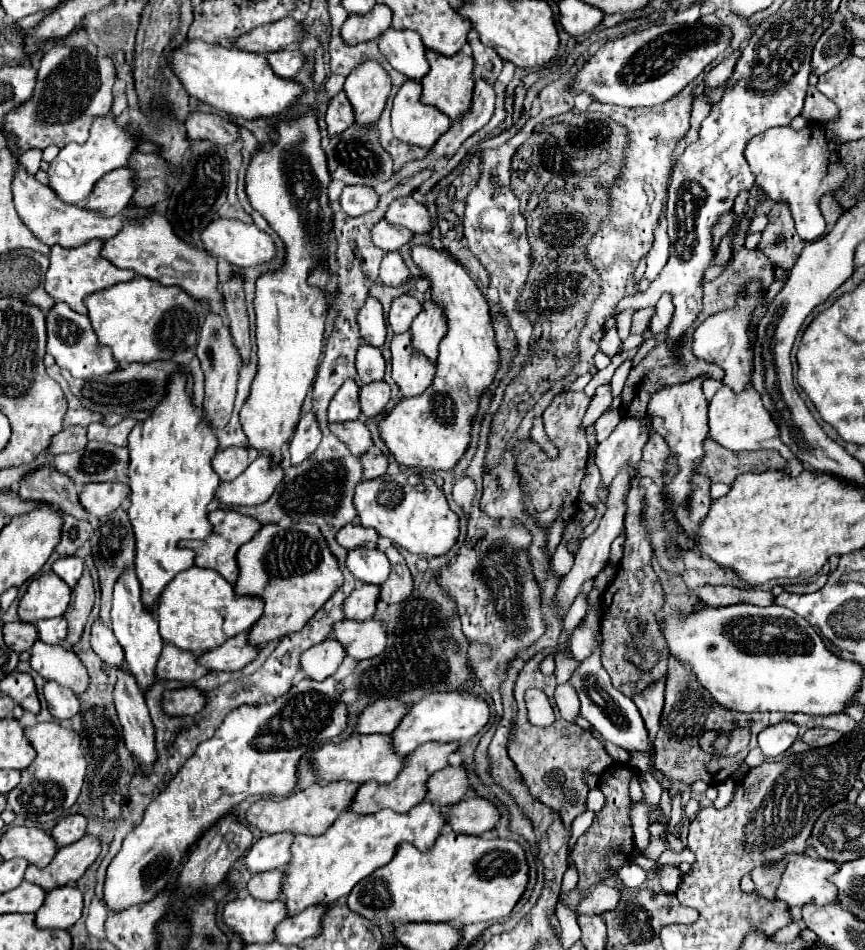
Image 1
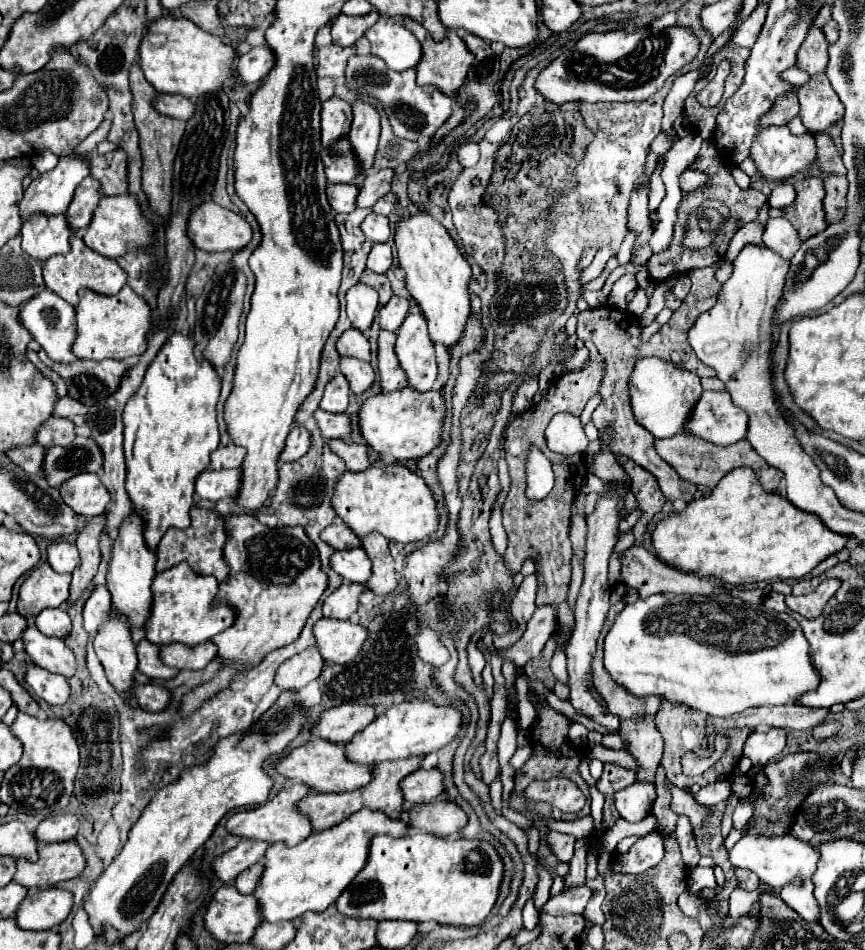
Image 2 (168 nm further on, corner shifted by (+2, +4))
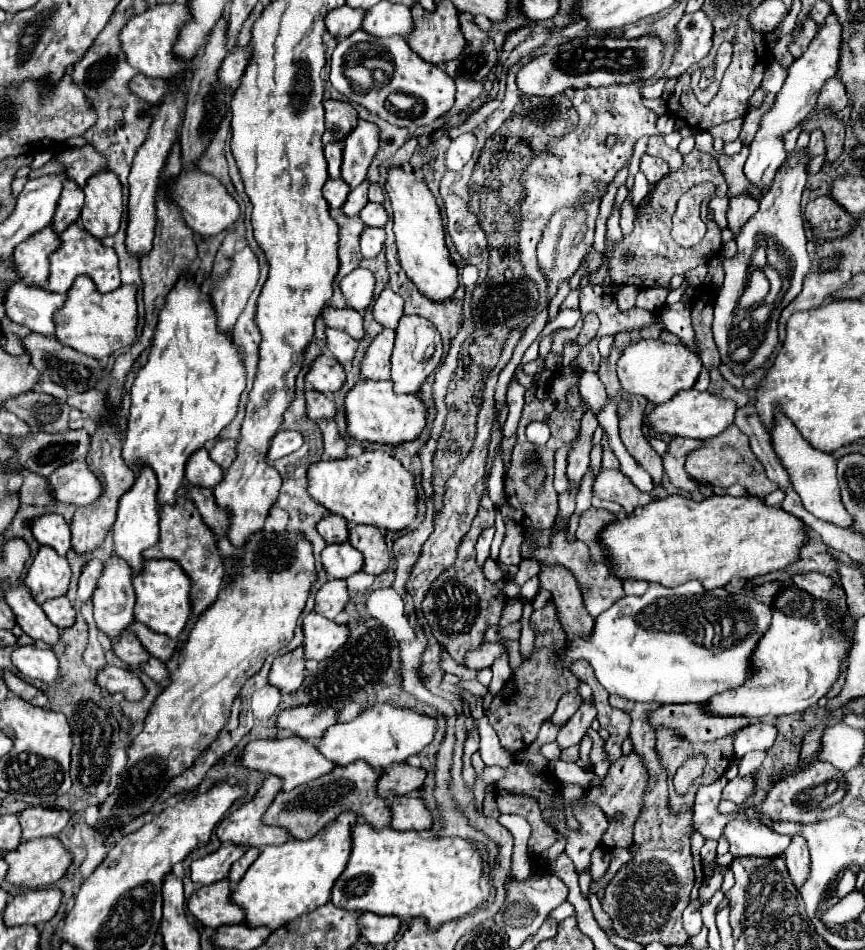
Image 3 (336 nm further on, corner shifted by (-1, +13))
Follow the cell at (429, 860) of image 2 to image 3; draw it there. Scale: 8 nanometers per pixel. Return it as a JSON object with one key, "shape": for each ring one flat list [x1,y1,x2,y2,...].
{"shape":[[356,823,352,827,352,853,344,873,336,879,332,887,332,903,340,909,370,911,376,915,410,915,424,917,428,929,438,929,440,925,460,919,474,911,482,903,482,857,474,843,460,837,444,839,422,839,416,831,394,831,394,829,372,829,368,823]]}

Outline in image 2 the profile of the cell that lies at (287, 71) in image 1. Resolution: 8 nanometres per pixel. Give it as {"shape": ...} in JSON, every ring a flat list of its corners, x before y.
{"shape":[[255,46,247,54,239,56,237,62,237,76,243,84,253,84,265,78,275,66,275,54,269,46]]}

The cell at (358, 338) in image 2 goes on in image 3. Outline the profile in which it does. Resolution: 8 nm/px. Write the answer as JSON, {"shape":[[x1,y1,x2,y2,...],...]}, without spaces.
{"shape":[[324,307,322,311,322,319,326,323,326,327,334,327,338,331,348,333,354,339,362,339,364,337,364,329,362,329,362,315,352,309,352,307,344,307,344,309,336,309,336,307]]}

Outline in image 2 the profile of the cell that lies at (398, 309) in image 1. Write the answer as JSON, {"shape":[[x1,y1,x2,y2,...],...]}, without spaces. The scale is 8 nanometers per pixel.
{"shape":[[393,296,381,310,379,310,379,324,385,330,397,330,405,320,409,310,409,300]]}

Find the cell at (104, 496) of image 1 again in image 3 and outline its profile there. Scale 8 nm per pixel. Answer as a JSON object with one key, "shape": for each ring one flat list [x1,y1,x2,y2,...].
{"shape":[[70,461,48,477,52,495,60,503,70,505,92,505,102,495,102,485,84,461]]}

